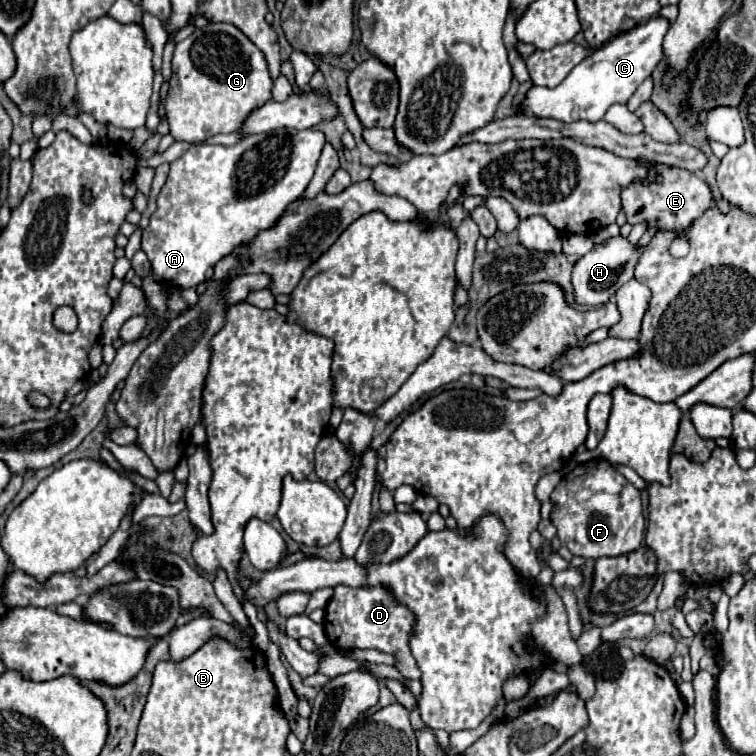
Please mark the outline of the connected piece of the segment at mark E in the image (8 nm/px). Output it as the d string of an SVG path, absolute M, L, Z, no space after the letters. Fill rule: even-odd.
M638 158L640 164L644 164L648 170L654 170L654 180L644 182L636 180L630 186L622 188L620 200L622 200L622 210L626 214L628 224L640 224L646 222L648 228L658 228L660 232L674 232L676 238L670 242L668 252L676 258L686 256L690 250L690 242L686 238L686 230L692 226L696 218L700 218L708 208L712 208L712 192L706 180L702 180L698 174L688 172L684 168L674 168L674 166L664 166L664 164L654 164L650 160ZM656 176L662 176L662 182L656 180Z

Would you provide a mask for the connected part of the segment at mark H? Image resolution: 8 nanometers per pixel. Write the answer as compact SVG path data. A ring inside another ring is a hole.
M622 236L610 238L602 244L596 244L588 254L584 254L572 270L572 288L574 288L574 300L582 306L598 306L606 304L608 298L628 280L634 278L634 266L640 258L640 248L636 244L628 242Z

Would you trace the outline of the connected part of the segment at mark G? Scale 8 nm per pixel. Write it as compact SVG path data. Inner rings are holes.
M208 24L204 30L188 36L176 44L172 58L172 78L170 92L166 96L166 118L170 124L170 134L174 140L200 144L208 138L224 132L236 132L252 110L264 106L272 94L272 78L268 76L268 66L264 54L232 24Z

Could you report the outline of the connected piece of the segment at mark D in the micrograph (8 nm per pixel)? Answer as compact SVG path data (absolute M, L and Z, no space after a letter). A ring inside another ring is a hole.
M338 584L334 588L334 594L330 602L326 604L326 616L324 616L324 630L330 640L330 644L338 650L354 650L354 648L372 648L386 654L392 654L396 658L394 668L400 670L400 674L406 680L420 680L420 670L416 666L416 660L410 652L410 638L414 636L414 612L400 604L392 590L386 586L358 586L350 588L344 584Z

